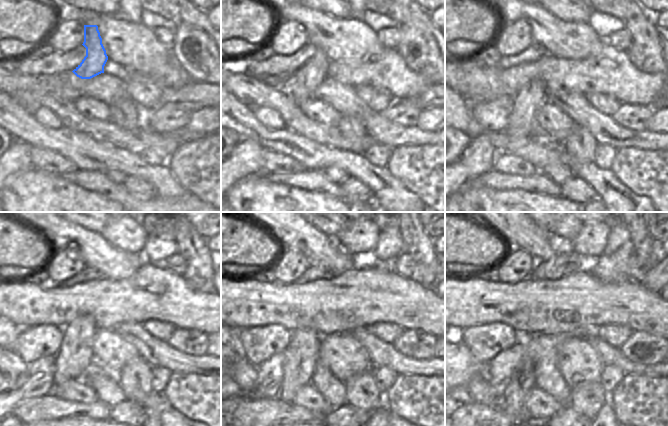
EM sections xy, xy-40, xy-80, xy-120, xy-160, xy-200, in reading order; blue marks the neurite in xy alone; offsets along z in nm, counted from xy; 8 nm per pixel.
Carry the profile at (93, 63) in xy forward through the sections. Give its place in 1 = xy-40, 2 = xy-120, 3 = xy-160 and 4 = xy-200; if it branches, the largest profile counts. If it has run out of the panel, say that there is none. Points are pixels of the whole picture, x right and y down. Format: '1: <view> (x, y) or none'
1: xy-40 (300, 86)
2: xy-120 (75, 359)
3: xy-160 (301, 355)
4: xy-200 (539, 405)

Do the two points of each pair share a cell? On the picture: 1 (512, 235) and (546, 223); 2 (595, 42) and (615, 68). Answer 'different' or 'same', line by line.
1: different
2: different

